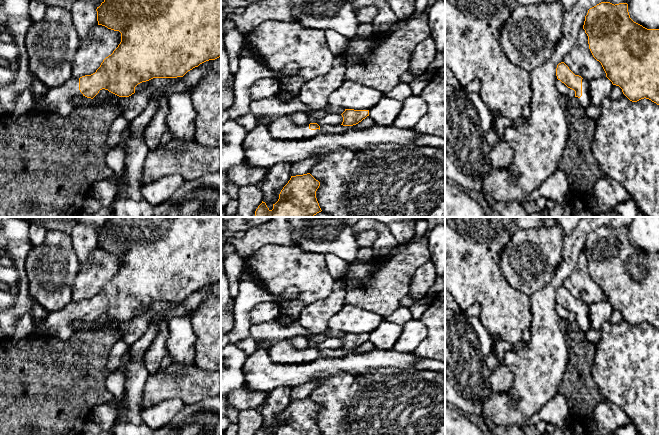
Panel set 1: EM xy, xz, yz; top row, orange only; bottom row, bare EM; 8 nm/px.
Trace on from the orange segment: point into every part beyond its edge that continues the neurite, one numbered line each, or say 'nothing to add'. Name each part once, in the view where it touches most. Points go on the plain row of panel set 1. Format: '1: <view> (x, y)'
1: xy (60, 324)

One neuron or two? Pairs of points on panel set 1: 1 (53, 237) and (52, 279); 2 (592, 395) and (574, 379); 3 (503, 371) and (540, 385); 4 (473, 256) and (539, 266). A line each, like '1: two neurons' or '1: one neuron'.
1: one neuron
2: one neuron
3: two neurons
4: two neurons

